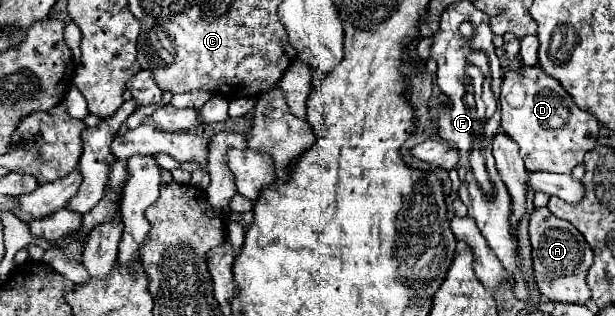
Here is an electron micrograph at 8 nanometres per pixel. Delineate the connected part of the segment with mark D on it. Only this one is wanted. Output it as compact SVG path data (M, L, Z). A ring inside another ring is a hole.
M539 66L525 68L517 78L503 80L501 130L517 142L527 172L571 174L571 170L583 162L583 156L597 144L599 126L599 120L579 110L561 84Z

